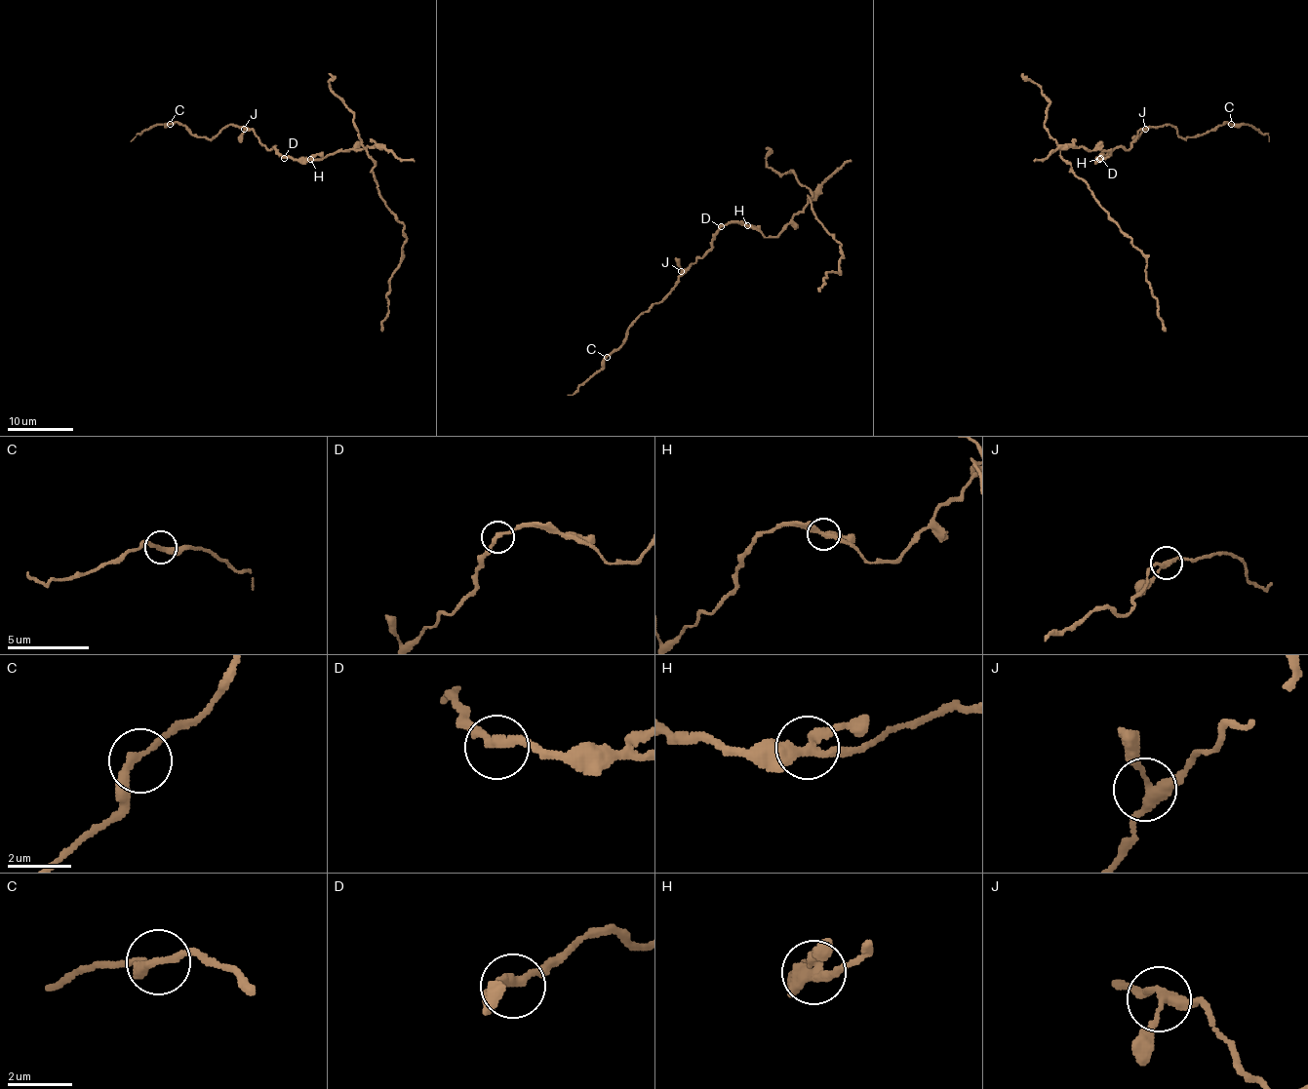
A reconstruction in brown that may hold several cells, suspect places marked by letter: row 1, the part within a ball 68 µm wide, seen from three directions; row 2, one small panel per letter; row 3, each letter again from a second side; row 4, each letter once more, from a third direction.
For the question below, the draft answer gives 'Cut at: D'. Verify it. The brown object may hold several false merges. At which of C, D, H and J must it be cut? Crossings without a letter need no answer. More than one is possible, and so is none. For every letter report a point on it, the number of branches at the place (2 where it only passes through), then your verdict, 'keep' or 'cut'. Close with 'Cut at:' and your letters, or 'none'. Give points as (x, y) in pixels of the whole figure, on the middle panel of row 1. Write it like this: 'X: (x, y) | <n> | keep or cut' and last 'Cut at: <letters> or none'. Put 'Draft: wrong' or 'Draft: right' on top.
Draft: wrong
C: (607, 357) | 2 | keep
D: (721, 226) | 2 | keep
H: (747, 225) | 3 | keep
J: (681, 271) | 3 | keep
Cut at: none

